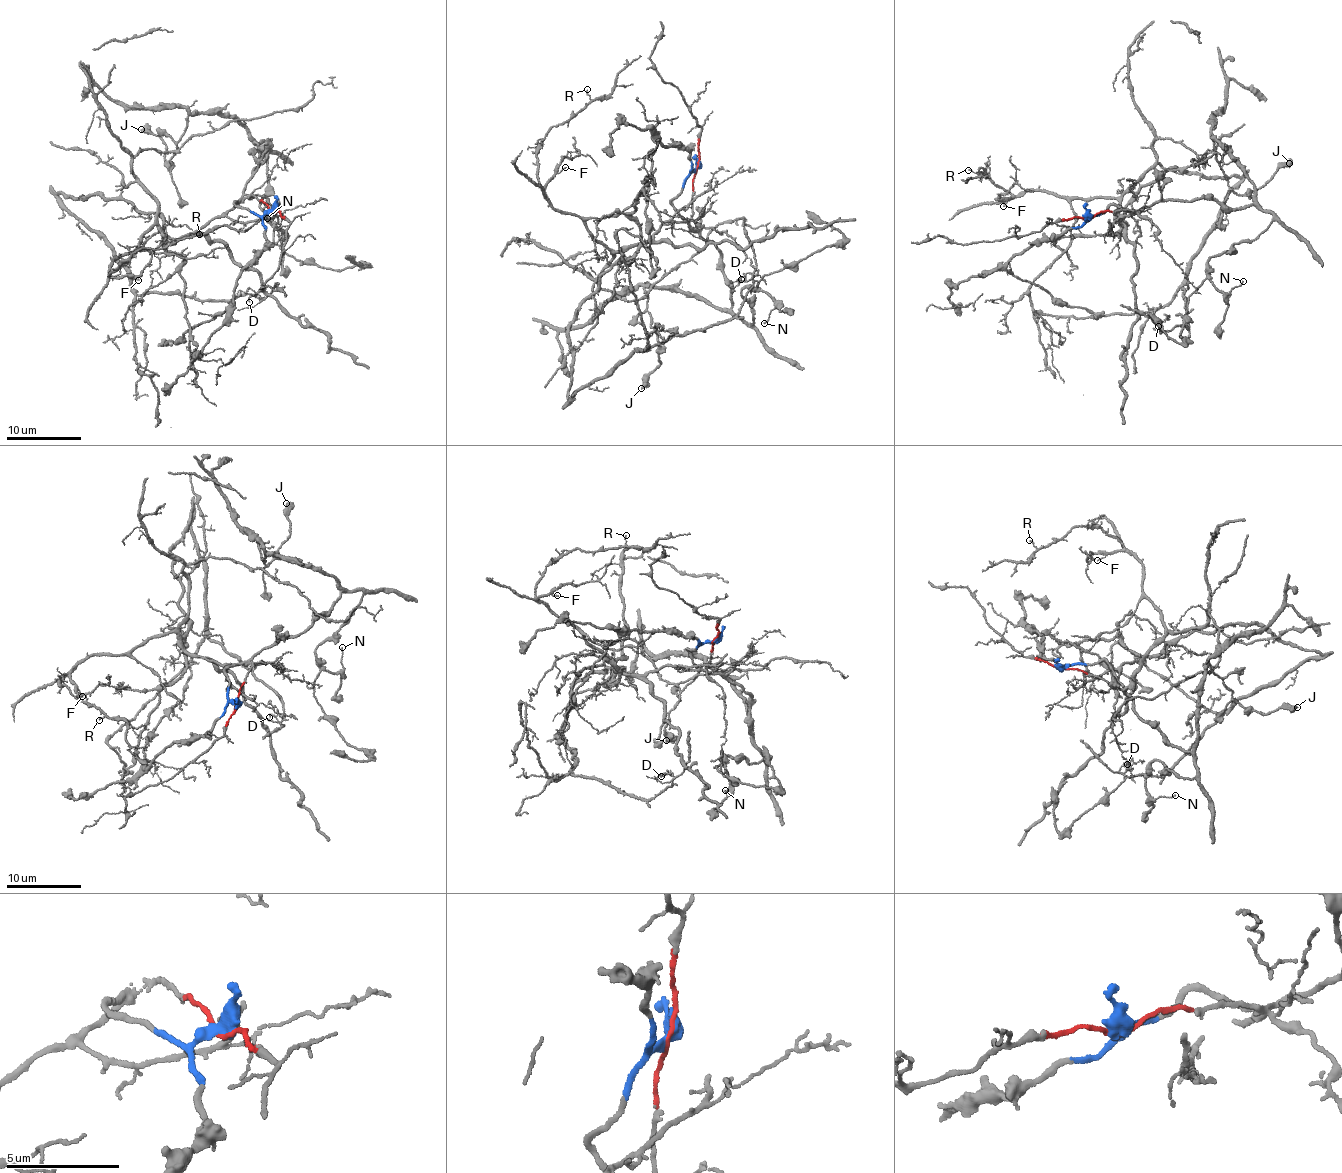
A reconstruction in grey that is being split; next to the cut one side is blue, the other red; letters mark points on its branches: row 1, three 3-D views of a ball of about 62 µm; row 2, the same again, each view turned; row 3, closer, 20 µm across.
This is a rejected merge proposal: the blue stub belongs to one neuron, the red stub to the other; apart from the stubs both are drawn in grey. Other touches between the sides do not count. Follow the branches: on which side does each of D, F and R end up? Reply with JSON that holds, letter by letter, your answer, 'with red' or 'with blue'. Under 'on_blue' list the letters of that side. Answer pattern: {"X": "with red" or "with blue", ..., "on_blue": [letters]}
{"D": "with blue", "F": "with red", "R": "with red", "on_blue": ["D"]}

